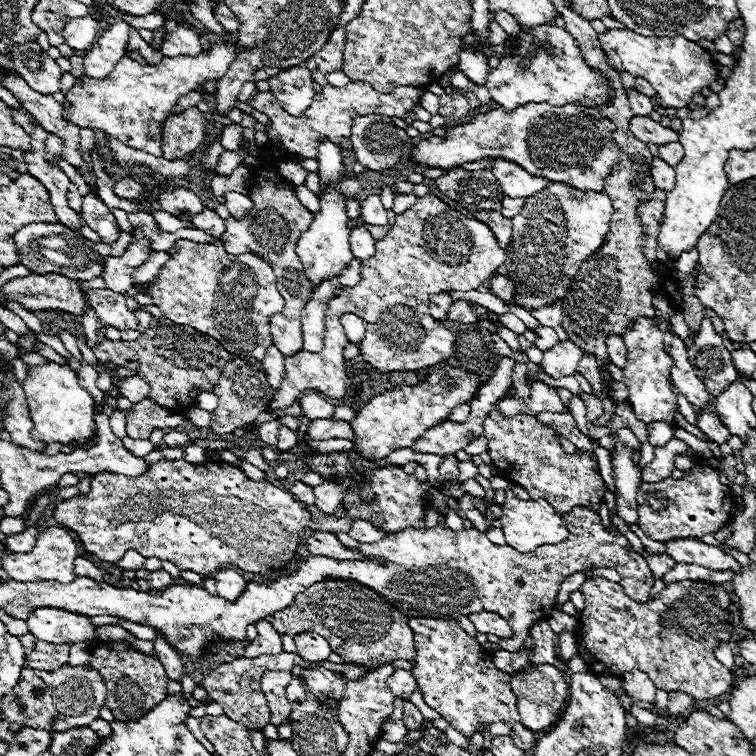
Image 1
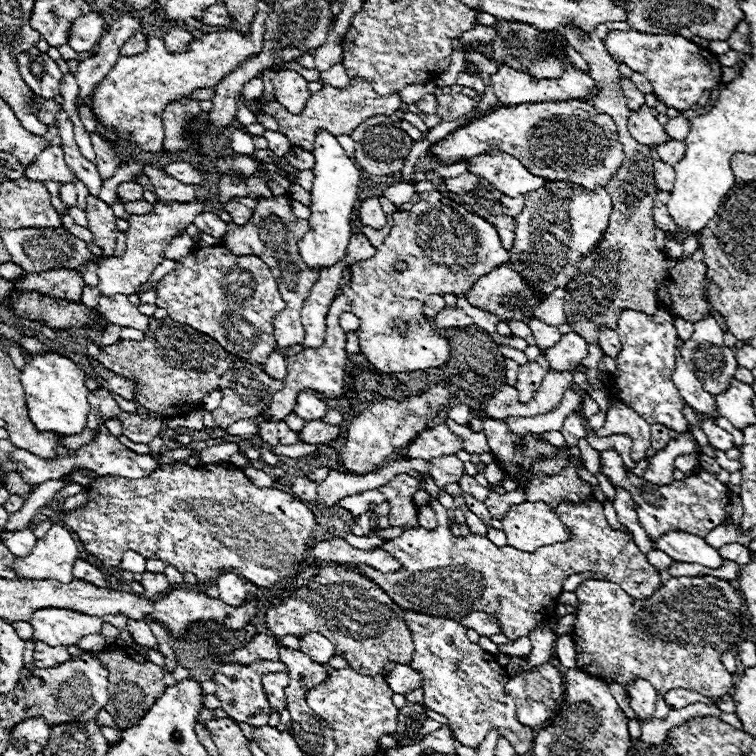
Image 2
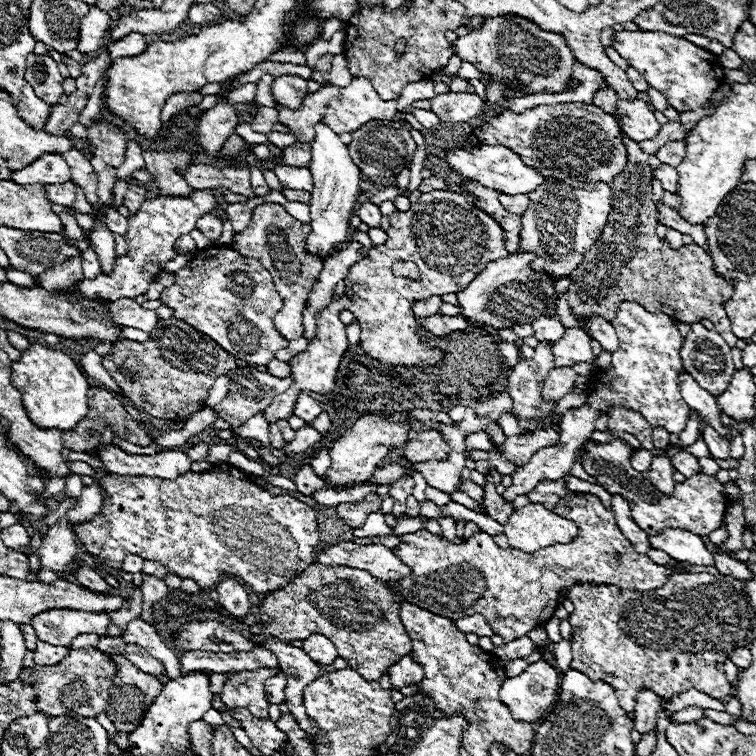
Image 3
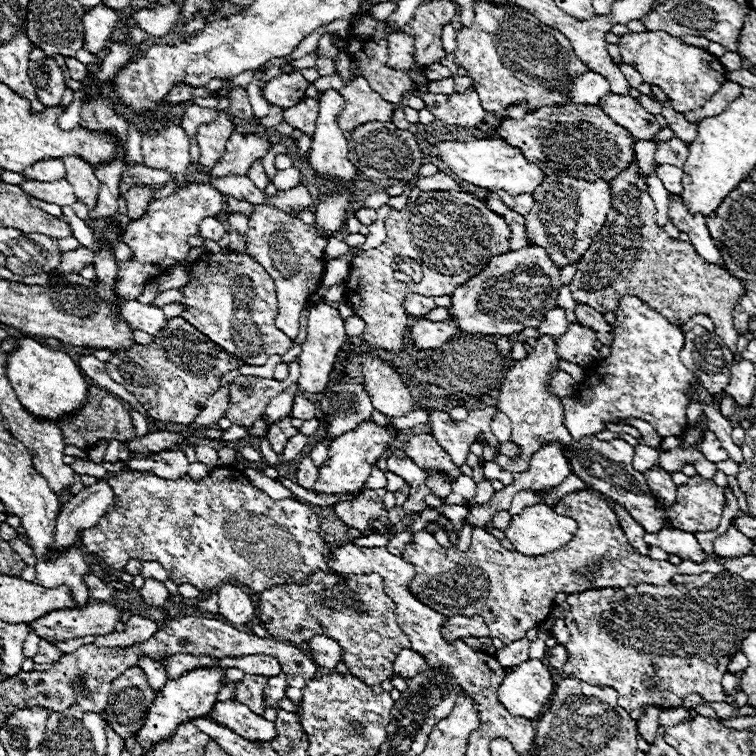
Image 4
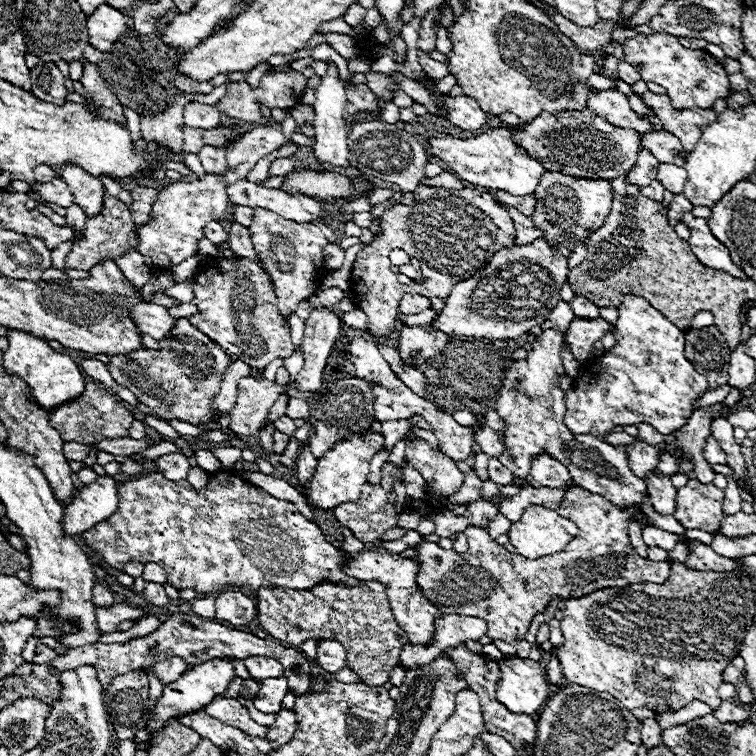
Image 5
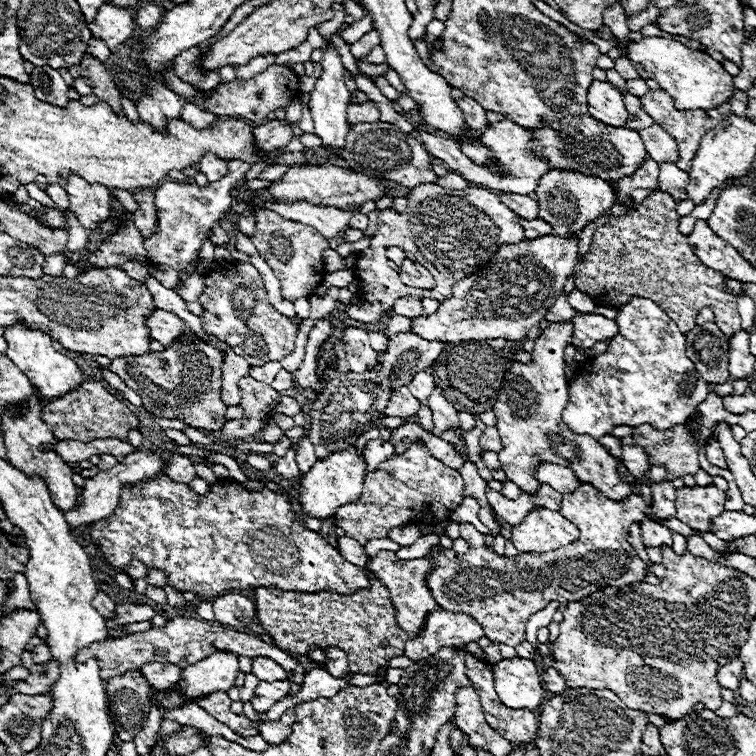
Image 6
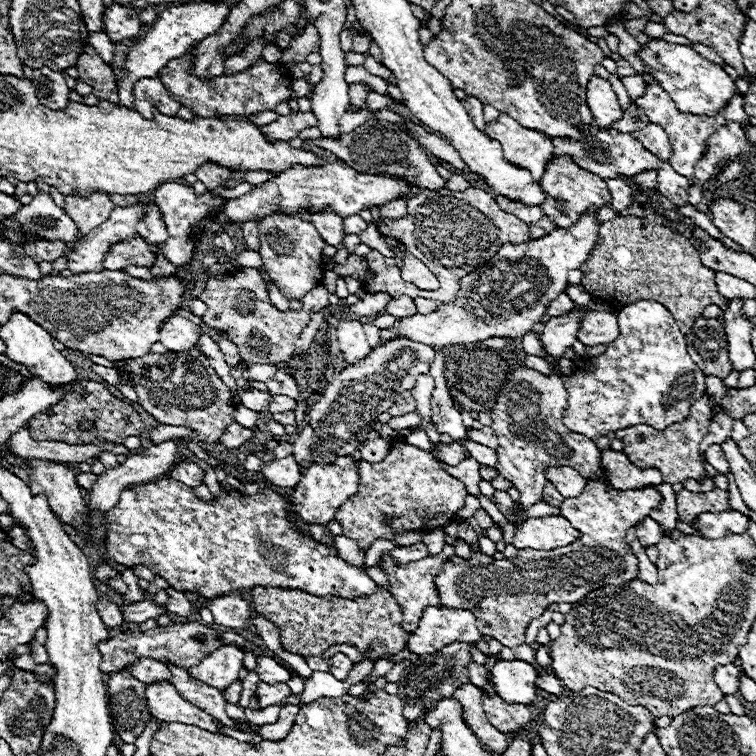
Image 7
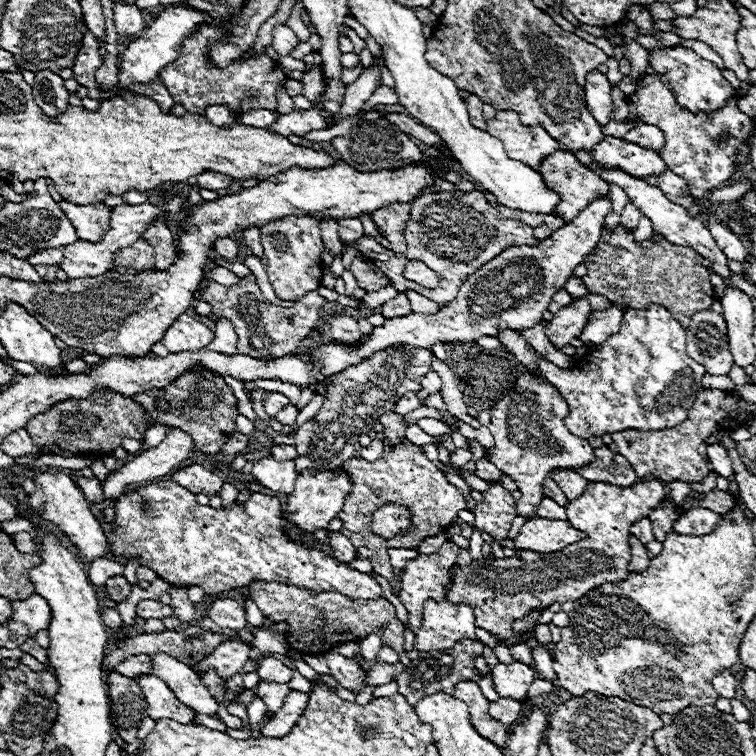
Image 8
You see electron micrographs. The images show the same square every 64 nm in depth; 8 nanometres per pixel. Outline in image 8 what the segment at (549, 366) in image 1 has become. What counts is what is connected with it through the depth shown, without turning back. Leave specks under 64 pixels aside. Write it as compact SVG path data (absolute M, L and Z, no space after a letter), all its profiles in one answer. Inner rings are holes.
M610 306L608 310L602 310L602 312L594 310L588 316L588 324L584 326L584 332L580 334L580 340L588 348L604 344L604 340L608 340L608 336L614 336L620 330L622 312L624 312L624 308L620 308L620 306Z

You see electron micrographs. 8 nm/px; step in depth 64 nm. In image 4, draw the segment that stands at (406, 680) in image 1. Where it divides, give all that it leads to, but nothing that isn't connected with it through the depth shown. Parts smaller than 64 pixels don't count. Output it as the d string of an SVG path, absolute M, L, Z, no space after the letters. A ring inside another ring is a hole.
M404 648L404 652L400 652L400 656L396 658L396 664L392 666L392 672L406 680L406 678L414 678L416 674L424 672L426 668L428 668L426 660L420 654L412 652L410 648Z

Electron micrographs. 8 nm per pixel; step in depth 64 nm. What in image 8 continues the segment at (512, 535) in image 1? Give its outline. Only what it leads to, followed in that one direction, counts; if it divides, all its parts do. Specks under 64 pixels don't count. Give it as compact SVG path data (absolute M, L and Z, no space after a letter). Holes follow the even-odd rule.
M532 518L520 528L518 536L514 538L514 546L534 552L558 552L584 536L586 534L572 528L568 520Z

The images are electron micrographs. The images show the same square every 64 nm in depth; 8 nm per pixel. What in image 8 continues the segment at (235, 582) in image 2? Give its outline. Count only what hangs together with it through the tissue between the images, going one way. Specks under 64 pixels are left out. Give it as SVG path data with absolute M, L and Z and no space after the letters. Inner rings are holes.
M218 598L208 606L208 616L220 626L230 630L242 630L246 622L244 606L232 598Z

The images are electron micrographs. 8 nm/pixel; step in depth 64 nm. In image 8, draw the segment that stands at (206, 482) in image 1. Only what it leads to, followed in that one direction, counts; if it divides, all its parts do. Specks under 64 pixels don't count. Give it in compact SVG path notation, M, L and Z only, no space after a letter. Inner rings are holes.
M174 480L140 486L122 494L116 502L110 552L124 560L140 558L142 566L148 566L172 586L200 586L206 594L214 596L248 586L254 580L304 586L316 594L340 592L356 600L382 596L380 584L370 574L338 562L320 548L310 548L288 538L280 500L260 492L252 494L244 504L212 508L198 504L194 494Z

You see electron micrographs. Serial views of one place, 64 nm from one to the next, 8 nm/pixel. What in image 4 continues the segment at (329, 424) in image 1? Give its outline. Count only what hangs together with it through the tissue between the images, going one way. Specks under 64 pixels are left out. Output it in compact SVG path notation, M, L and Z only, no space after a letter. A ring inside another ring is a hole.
M296 432L296 436L292 436L290 440L288 440L288 444L284 446L284 452L282 452L282 456L286 458L286 460L294 460L312 440L310 440L312 436L304 436L302 432Z

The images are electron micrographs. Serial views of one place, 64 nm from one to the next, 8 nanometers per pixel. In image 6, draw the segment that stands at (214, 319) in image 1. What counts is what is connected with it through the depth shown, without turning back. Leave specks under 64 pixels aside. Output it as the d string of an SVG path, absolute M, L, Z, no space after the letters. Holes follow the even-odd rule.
M220 262L220 266L212 268L204 276L204 284L206 286L198 300L204 308L200 320L206 334L226 344L250 366L264 366L292 354L296 326L268 302L264 280L250 262Z

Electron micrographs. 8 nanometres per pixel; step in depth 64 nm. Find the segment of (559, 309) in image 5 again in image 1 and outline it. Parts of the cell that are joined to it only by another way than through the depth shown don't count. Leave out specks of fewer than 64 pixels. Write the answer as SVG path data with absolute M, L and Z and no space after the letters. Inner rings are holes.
M538 326L538 328L534 328L534 332L538 336L536 342L534 342L534 346L540 348L542 352L548 350L548 348L552 348L552 346L556 346L560 342L558 336L556 336L556 332L552 328L548 328L548 326Z

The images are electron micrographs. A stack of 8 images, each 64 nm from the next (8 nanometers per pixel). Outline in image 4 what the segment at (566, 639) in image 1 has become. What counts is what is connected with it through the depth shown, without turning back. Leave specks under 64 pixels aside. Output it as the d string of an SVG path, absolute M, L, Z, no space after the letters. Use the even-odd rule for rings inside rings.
M558 644L550 648L550 667L556 670L562 669L562 666L568 662L568 652L564 644Z

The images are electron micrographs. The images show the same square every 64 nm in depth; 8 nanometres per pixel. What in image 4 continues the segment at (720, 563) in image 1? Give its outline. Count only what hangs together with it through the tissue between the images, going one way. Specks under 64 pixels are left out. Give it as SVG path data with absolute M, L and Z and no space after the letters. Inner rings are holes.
M662 528L660 532L646 532L644 540L650 546L658 546L668 554L676 554L682 560L692 560L692 562L704 562L704 550L700 548L698 540L684 530L676 530L676 528Z

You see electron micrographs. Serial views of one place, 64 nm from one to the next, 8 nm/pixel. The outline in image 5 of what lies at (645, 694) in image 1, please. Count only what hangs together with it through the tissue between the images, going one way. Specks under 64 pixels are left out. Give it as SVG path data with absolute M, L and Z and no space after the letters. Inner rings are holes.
M644 718L642 720L642 742L646 748L654 748L658 746L662 740L660 740L660 726L654 718Z

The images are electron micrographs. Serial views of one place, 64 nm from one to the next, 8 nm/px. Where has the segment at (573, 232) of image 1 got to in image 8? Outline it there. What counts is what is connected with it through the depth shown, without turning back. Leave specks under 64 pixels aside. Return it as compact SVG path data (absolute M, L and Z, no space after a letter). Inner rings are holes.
M556 150L552 156L546 156L542 160L542 166L540 166L540 174L544 176L544 184L556 192L560 196L560 202L556 206L556 216L562 218L564 222L572 222L590 202L594 200L600 200L604 196L608 196L608 184L596 174L592 172L590 168L584 168L576 156L568 150Z

